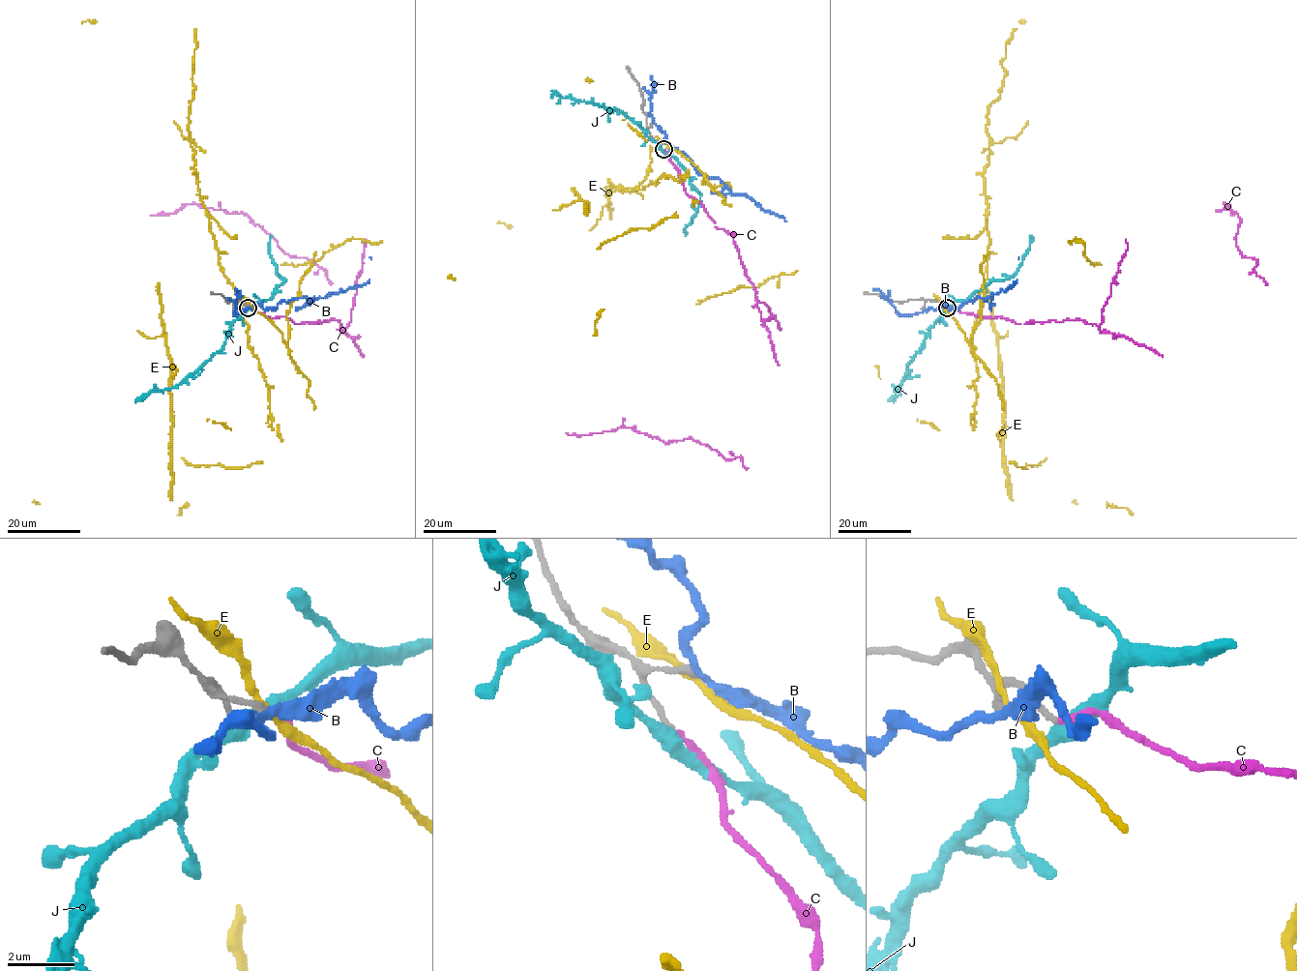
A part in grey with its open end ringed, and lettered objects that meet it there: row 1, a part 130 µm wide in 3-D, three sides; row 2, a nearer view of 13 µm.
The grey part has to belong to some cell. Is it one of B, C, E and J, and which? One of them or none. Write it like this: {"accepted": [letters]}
{"accepted": ["C"]}

